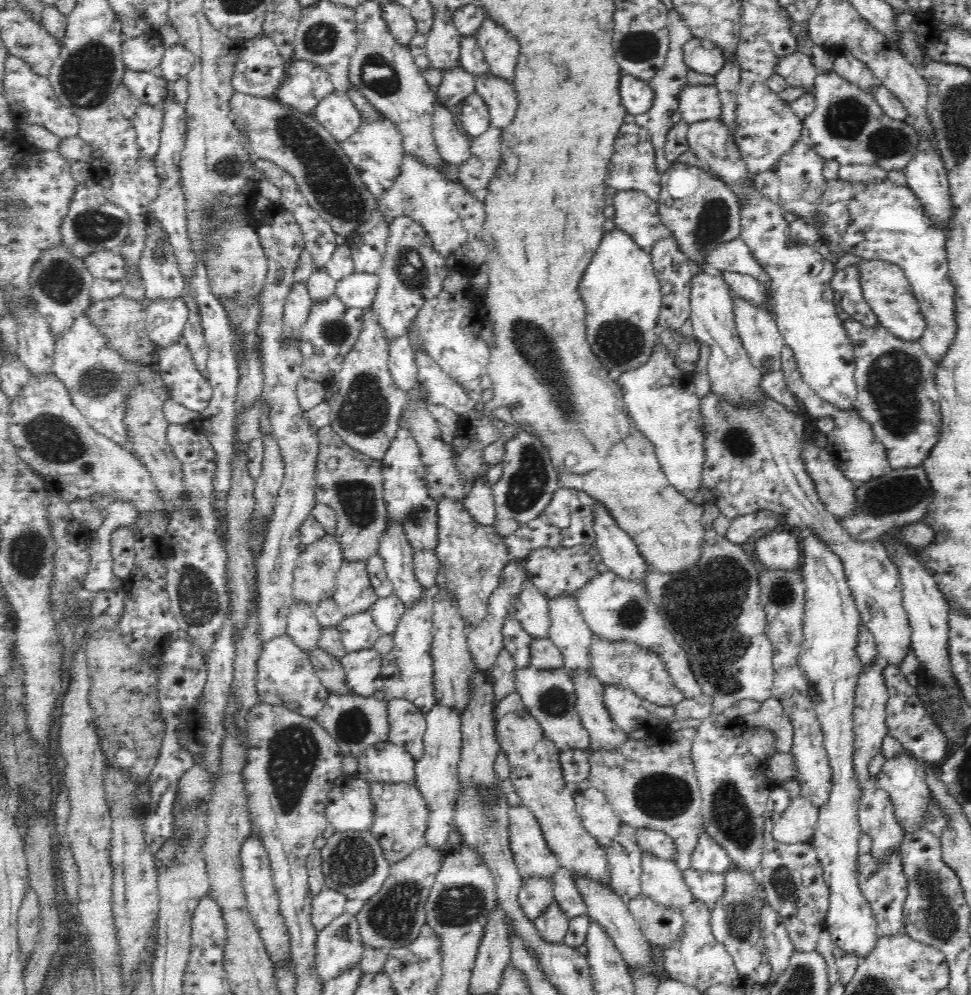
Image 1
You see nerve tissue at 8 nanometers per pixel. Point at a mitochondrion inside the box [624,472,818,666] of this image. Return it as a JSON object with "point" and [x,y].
{"point":[781,594]}

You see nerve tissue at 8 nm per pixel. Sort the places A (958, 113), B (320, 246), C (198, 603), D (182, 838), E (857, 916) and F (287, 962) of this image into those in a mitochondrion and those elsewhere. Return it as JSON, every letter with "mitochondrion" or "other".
{"A":"mitochondrion","B":"other","C":"mitochondrion","D":"other","E":"other","F":"other"}

